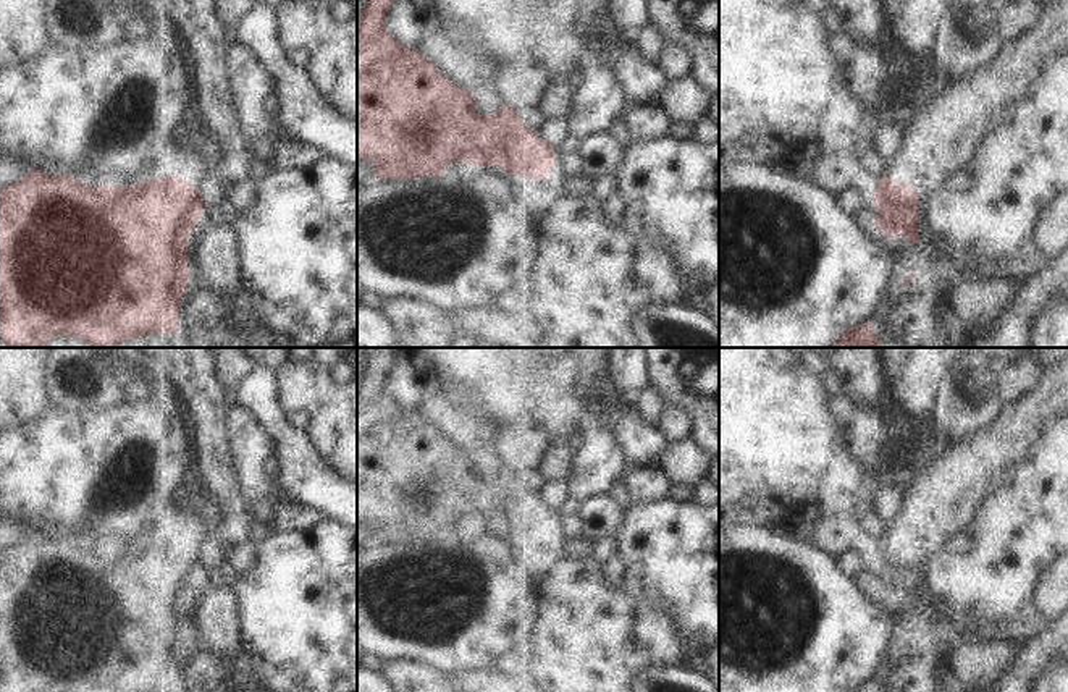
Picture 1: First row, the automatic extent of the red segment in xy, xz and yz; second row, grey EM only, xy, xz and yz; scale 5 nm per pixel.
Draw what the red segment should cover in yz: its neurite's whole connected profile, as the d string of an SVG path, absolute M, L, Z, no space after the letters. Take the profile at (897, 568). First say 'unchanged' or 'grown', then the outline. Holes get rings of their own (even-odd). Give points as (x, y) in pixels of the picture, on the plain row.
grown | M1057 348L1042 383L1023 399L1005 407L990 427L971 430L953 422L937 445L932 461L906 479L895 498L895 516L876 546L872 563L877 571L874 587L887 600L906 600L919 606L918 550L931 550L955 538L978 516L995 483L1036 449L1039 437L1068 416L1068 348Z

